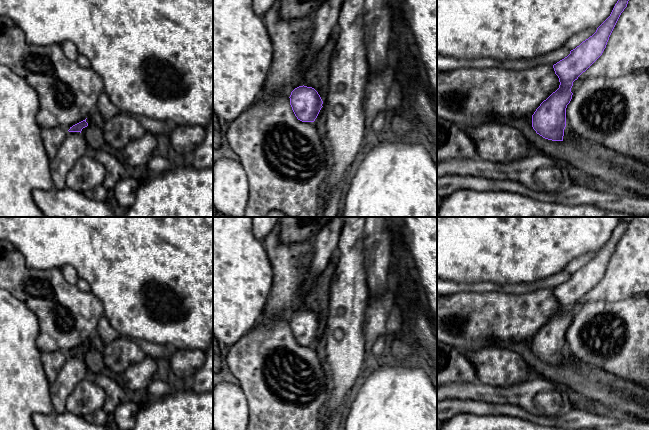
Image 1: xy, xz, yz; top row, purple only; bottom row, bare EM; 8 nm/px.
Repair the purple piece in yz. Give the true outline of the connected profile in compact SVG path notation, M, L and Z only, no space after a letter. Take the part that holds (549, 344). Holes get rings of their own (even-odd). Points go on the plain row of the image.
M620 221L610 240L596 256L571 274L567 281L553 289L555 298L559 302L559 312L544 324L532 339L532 351L543 362L563 365L566 332L572 323L573 306L602 279L628 225L629 222Z

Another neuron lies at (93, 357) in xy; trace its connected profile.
M94 332L86 343L88 350L83 352L81 357L85 361L90 376L96 376L99 373L106 372L103 361L103 350L105 344L100 339L99 335Z

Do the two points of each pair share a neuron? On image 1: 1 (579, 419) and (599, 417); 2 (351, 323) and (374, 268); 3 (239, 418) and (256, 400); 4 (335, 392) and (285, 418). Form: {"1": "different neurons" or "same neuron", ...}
{"1": "same neuron", "2": "different neurons", "3": "different neurons", "4": "different neurons"}

